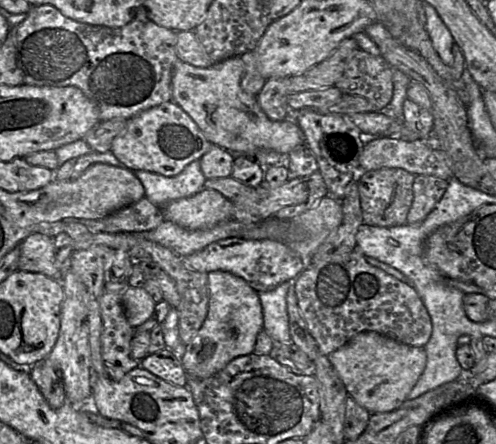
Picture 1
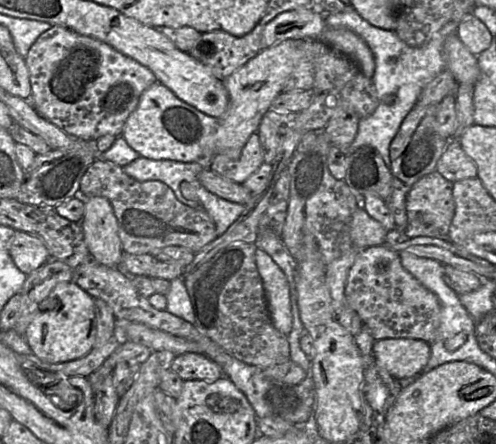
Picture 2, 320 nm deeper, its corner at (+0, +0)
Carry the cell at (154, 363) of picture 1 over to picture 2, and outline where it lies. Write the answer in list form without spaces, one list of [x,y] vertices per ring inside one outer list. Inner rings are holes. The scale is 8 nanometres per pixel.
[[[185,353],[176,356],[170,370],[178,374],[184,381],[215,382],[224,377],[217,363],[203,354],[196,353]]]

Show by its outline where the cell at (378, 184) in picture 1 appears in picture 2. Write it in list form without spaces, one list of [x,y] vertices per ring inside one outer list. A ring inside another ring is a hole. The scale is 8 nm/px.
[[[436,171],[422,177],[407,194],[406,212],[407,226],[401,231],[404,237],[448,239],[450,225],[455,214],[452,182]]]

